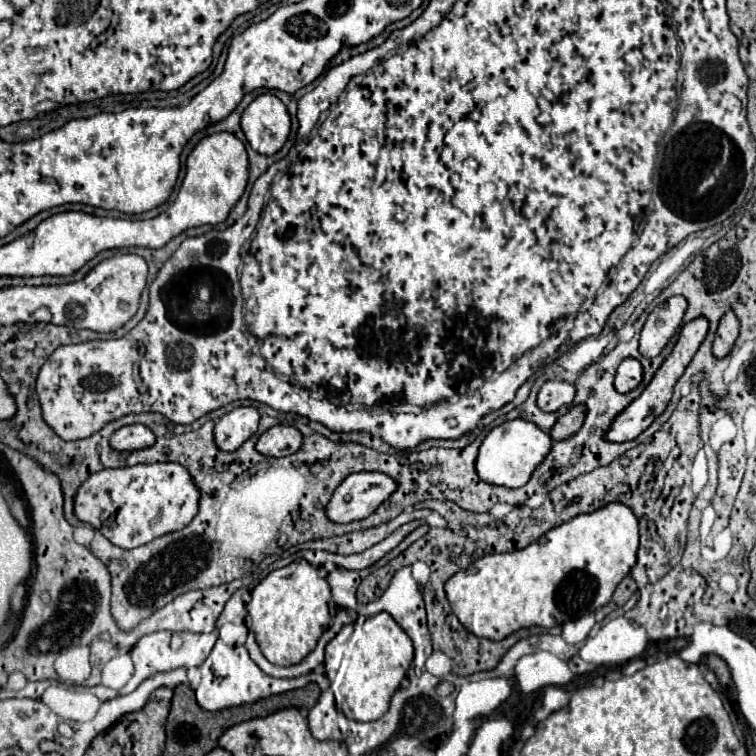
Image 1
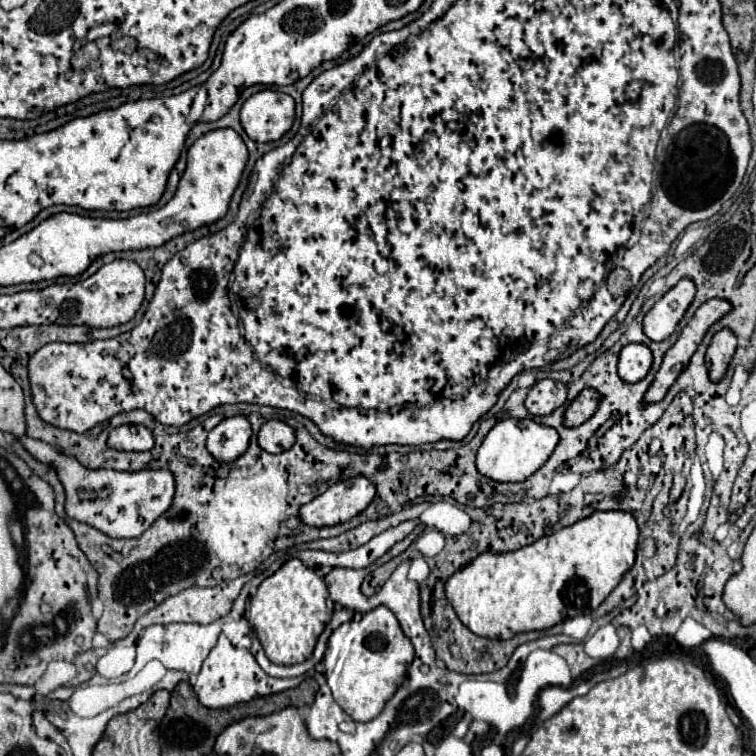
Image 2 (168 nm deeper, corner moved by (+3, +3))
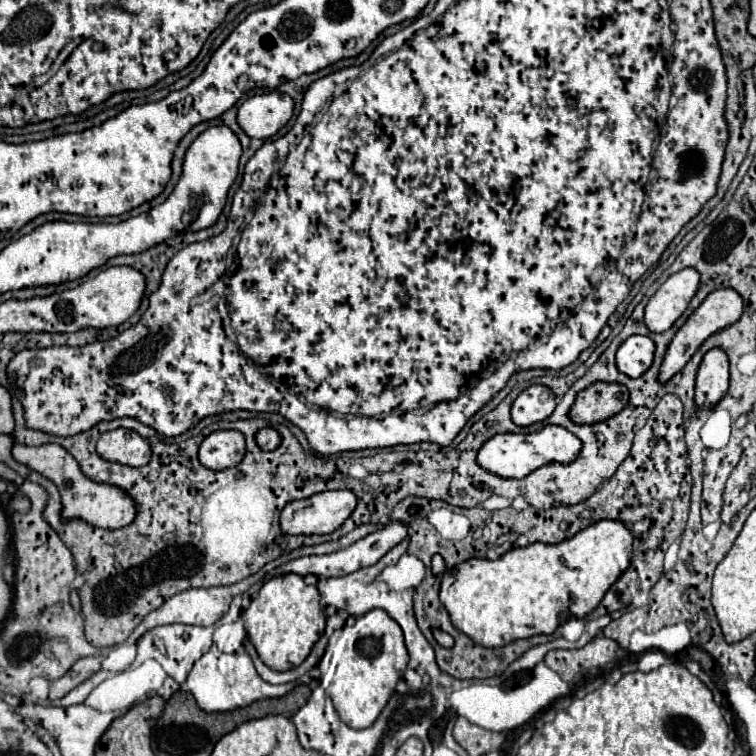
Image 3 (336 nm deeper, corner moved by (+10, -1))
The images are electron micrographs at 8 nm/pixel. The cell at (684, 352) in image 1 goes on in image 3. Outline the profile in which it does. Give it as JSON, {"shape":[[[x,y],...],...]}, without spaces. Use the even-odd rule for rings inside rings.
{"shape":[[[732,289],[712,291],[712,293],[702,301],[702,305],[688,317],[688,321],[678,329],[678,333],[674,335],[674,339],[672,339],[668,351],[666,351],[666,357],[664,357],[664,361],[662,361],[662,367],[660,367],[660,373],[658,373],[658,381],[660,381],[660,383],[670,381],[670,379],[692,359],[692,355],[696,353],[696,349],[698,349],[710,335],[714,335],[716,331],[720,331],[720,329],[724,329],[724,327],[736,323],[736,321],[740,319],[740,315],[742,315],[742,297],[740,297],[736,291],[732,291]]]}

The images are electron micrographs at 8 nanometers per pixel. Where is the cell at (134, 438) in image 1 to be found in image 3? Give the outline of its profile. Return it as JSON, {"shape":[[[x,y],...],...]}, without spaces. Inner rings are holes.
{"shape":[[[122,427],[102,433],[96,449],[104,459],[130,467],[140,467],[150,461],[150,445],[146,439],[142,439],[136,431]]]}

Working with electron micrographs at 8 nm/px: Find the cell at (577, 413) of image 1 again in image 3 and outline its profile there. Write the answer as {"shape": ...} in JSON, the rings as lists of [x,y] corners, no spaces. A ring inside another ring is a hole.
{"shape":[[[602,381],[582,389],[570,409],[576,425],[604,421],[628,405],[628,389],[624,385],[606,385]]]}

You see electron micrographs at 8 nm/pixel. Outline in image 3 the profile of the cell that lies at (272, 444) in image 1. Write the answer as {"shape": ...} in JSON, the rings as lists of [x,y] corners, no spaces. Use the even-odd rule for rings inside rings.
{"shape":[[[264,427],[256,433],[256,443],[264,451],[274,451],[280,445],[280,435],[272,427]]]}

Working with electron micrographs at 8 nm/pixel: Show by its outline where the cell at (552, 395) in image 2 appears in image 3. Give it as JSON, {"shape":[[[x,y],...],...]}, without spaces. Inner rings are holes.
{"shape":[[[532,385],[524,389],[512,403],[512,421],[516,425],[532,425],[548,419],[556,407],[556,397],[546,385]]]}

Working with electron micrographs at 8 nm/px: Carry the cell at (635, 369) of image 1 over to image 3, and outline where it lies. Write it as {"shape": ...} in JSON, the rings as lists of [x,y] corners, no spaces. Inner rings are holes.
{"shape":[[[632,335],[618,347],[616,367],[630,379],[638,379],[652,365],[652,359],[654,359],[652,339],[644,335]]]}

